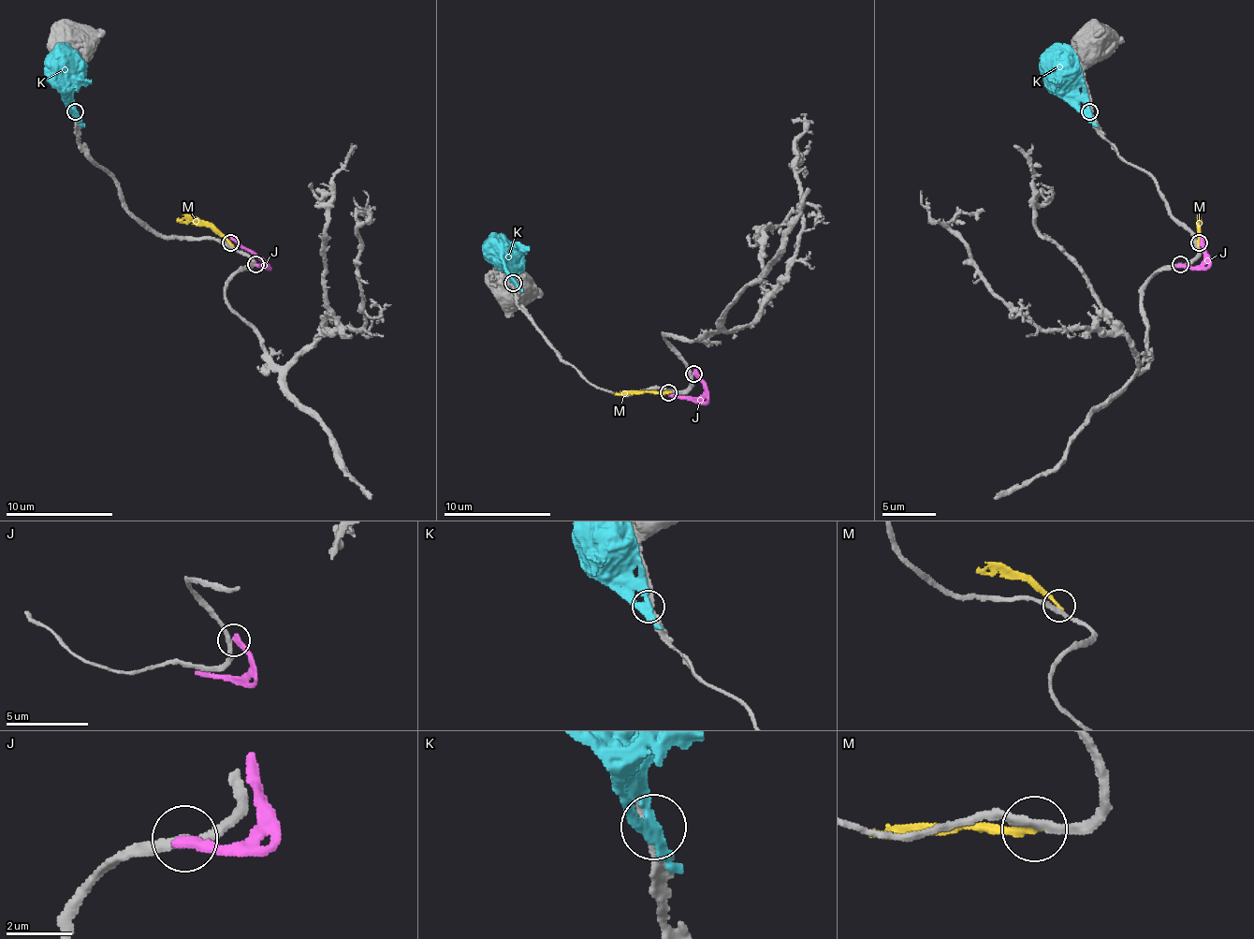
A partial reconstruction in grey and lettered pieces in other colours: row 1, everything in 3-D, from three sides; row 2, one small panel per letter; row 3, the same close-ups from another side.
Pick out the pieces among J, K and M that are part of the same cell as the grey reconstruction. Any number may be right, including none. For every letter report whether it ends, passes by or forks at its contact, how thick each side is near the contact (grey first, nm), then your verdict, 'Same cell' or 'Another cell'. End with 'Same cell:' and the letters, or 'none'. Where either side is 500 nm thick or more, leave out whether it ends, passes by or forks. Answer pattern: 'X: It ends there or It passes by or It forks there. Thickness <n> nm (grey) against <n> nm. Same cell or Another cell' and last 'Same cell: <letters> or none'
J: It ends there. Thickness 260 nm (grey) against 320 nm. Another cell
K: It passes by. Thickness 240 nm (grey) against 300 nm. Another cell
M: It ends there. Thickness 260 nm (grey) against 260 nm. Another cell
Same cell: none

